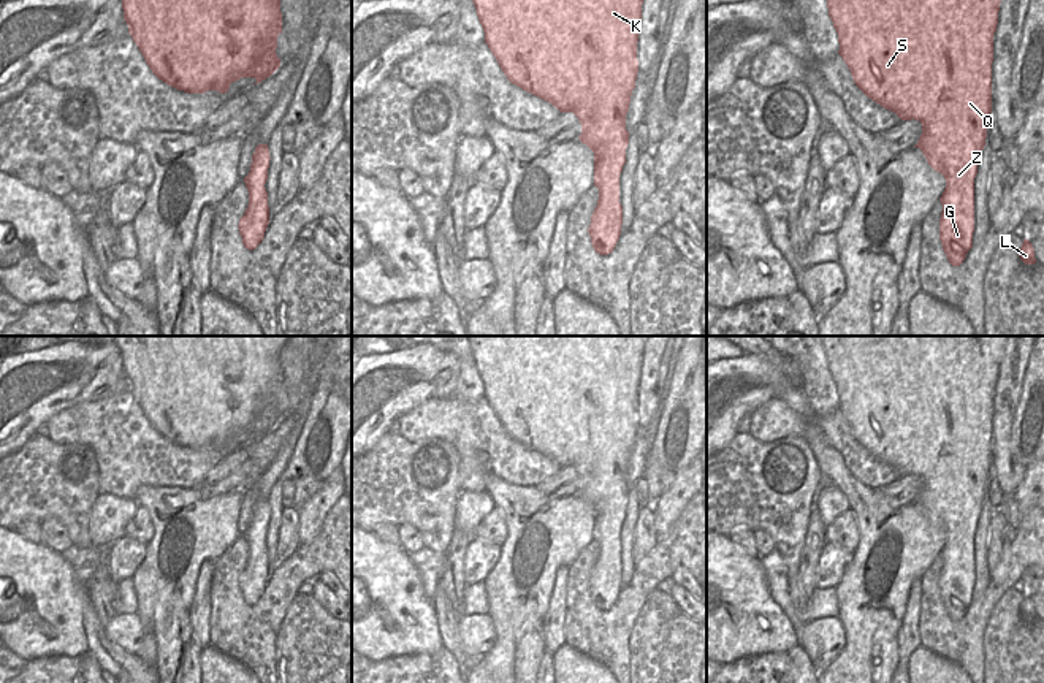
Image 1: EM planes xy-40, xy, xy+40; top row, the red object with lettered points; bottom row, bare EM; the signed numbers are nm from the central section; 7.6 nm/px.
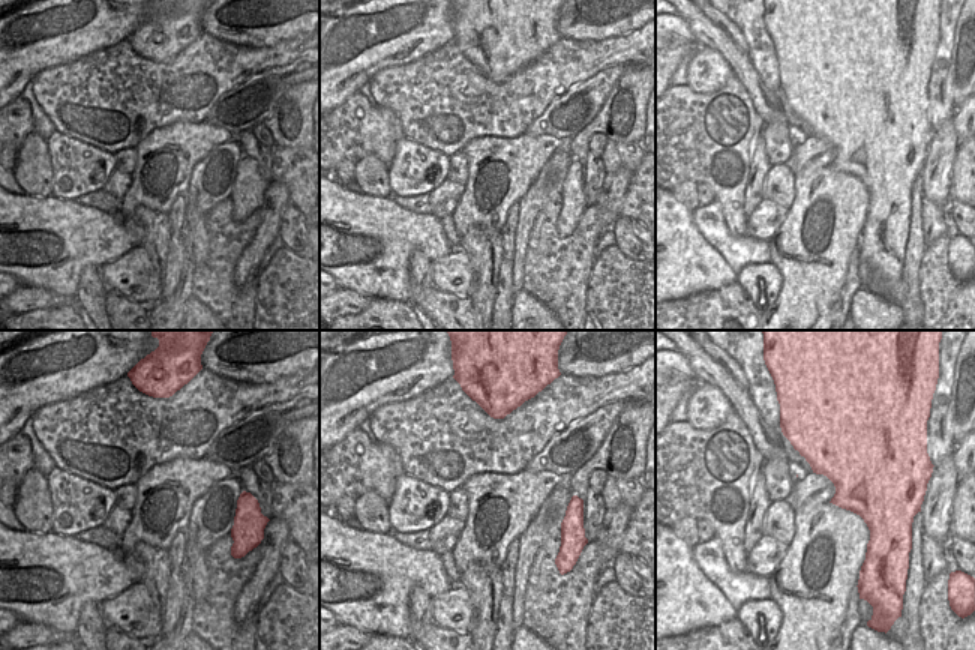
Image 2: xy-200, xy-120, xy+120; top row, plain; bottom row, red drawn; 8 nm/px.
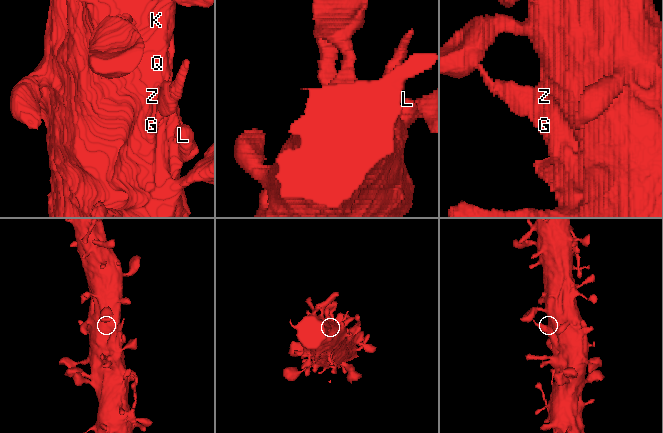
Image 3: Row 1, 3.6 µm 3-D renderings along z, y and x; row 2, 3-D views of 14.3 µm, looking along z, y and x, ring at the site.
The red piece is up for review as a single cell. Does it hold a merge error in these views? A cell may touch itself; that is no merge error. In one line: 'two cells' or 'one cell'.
one cell

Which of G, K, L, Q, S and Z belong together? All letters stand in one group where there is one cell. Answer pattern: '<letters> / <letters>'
G K L Q S Z

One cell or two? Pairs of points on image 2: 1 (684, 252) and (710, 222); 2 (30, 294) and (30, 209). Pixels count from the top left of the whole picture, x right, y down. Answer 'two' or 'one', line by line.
1: two
2: two

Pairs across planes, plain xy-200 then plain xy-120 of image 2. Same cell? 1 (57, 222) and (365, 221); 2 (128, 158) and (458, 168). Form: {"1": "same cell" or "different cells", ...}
{"1": "same cell", "2": "same cell"}

